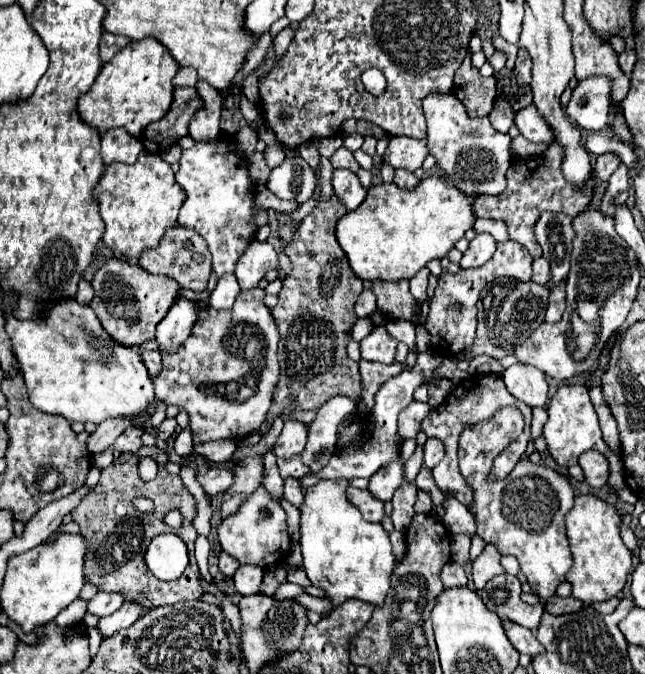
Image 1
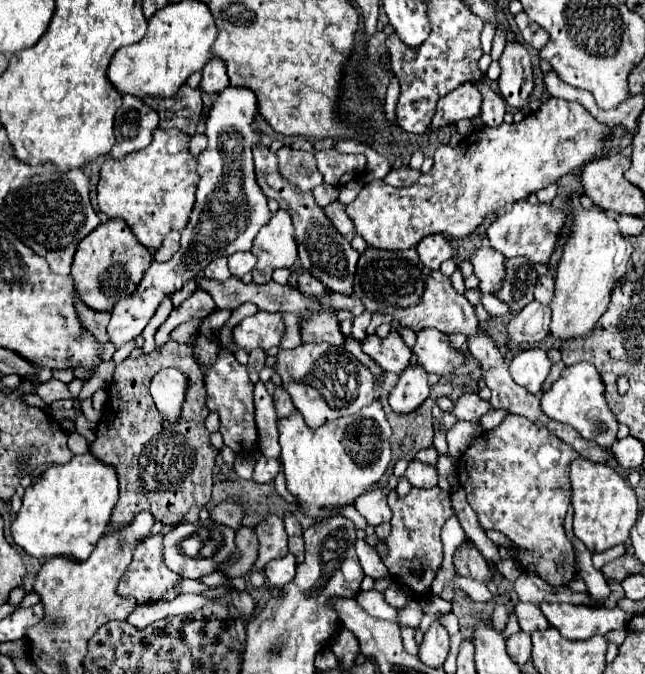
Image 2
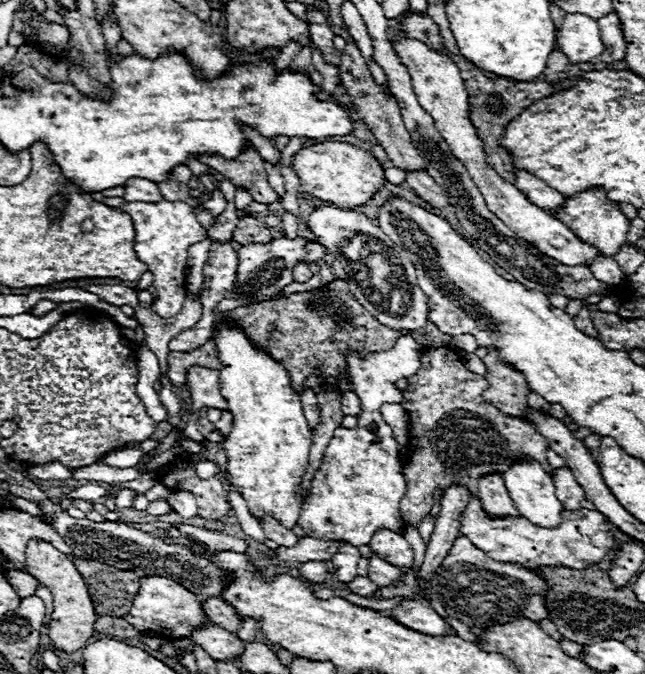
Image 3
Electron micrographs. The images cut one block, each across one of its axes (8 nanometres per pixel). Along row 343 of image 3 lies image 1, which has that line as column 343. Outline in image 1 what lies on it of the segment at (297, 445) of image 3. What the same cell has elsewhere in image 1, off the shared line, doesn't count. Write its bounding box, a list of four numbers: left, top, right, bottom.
[336,176,476,280]

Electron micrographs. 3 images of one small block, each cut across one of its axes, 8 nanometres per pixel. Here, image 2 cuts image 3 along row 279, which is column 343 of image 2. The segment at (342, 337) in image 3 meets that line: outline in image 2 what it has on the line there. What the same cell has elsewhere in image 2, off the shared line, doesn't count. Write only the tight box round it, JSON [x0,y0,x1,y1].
[300,312,344,346]

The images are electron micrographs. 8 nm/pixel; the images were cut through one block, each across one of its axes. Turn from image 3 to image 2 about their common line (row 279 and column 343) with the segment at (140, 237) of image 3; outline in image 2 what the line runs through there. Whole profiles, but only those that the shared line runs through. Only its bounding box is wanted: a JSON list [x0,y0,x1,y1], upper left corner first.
[314,148,366,186]

